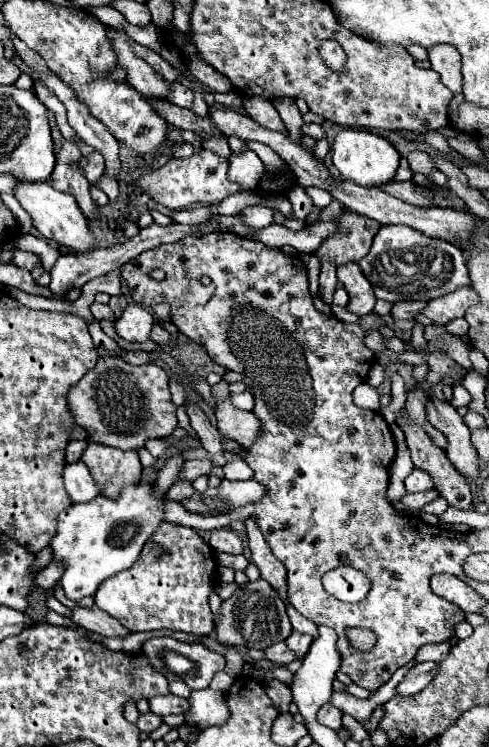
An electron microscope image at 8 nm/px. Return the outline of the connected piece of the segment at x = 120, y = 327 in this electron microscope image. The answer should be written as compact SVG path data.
M129 304L125 312L115 320L115 332L127 342L147 342L153 324L155 318L151 312L139 308L137 304Z

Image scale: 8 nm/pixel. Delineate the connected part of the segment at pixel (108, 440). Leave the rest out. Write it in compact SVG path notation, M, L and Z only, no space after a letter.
M103 354L99 356L99 362L95 364L93 370L89 370L75 388L67 394L67 406L75 422L85 428L87 440L113 446L119 450L139 450L145 440L149 438L167 438L175 426L177 426L177 416L175 416L175 406L171 402L169 394L169 376L163 368L155 364L143 364L143 366L131 366L123 358Z

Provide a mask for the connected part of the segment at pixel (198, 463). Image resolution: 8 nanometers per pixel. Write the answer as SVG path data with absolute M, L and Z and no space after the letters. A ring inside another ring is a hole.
M189 460L189 462L183 464L183 470L181 470L179 480L189 480L189 482L193 482L197 476L209 474L213 468L215 468L213 460Z

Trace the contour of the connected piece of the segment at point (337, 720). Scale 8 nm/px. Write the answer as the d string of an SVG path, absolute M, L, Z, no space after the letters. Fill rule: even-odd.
M329 702L319 708L317 720L319 720L319 724L323 724L327 728L333 728L333 730L341 728L341 712L333 704L329 704Z

